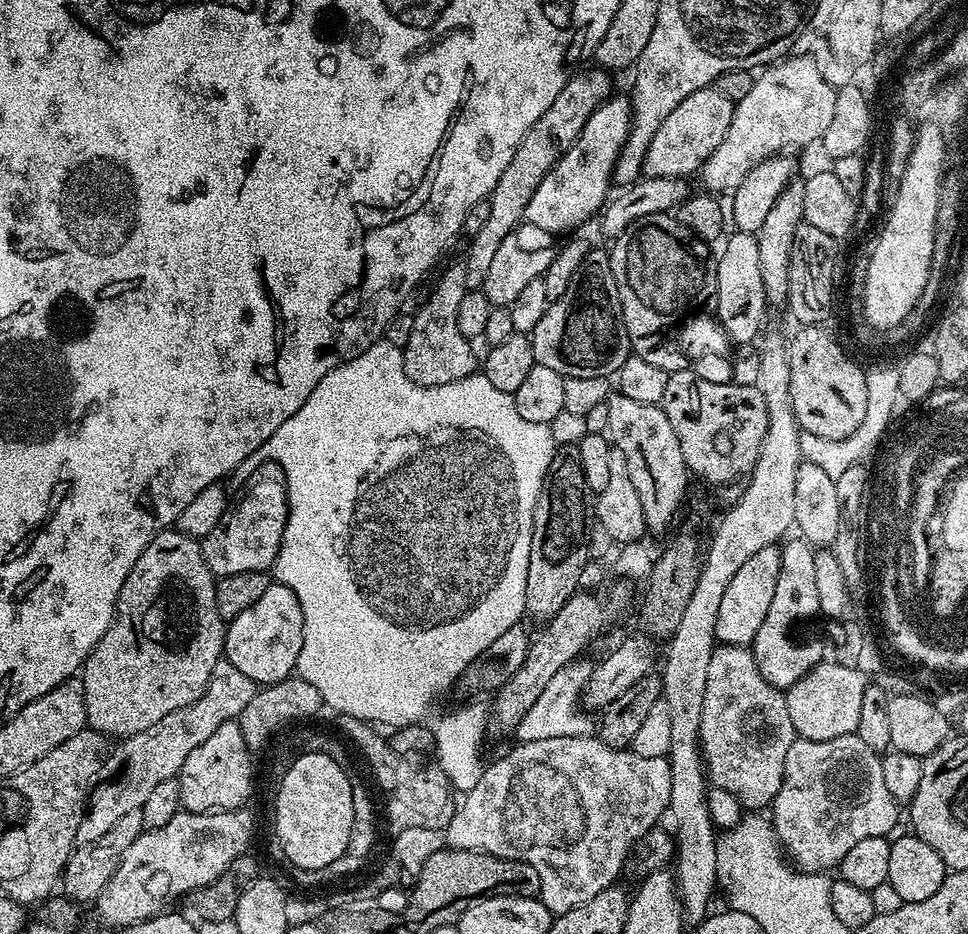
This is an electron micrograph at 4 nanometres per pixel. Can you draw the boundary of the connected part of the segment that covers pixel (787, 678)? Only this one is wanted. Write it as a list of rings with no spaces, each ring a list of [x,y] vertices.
[[[803,538],[795,539],[789,539],[783,545],[778,586],[774,589],[773,600],[770,601],[770,610],[766,610],[766,622],[762,622],[750,645],[752,656],[758,662],[758,670],[762,670],[762,678],[781,690],[798,682],[798,678],[802,678],[813,666],[825,659],[822,645],[795,644],[788,637],[799,620],[808,620],[820,611],[817,583],[814,582],[813,545]]]

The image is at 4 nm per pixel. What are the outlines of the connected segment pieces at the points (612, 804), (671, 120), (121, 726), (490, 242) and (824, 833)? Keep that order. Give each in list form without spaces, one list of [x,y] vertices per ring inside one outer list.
[[[595,735],[567,736],[566,738],[544,738],[542,740],[525,739],[525,744],[516,744],[505,756],[500,756],[492,765],[485,767],[480,773],[478,782],[459,801],[454,818],[446,829],[446,844],[449,848],[461,848],[471,852],[485,852],[491,856],[501,856],[507,860],[526,862],[538,870],[540,879],[541,902],[554,914],[574,910],[574,906],[582,906],[582,902],[590,902],[594,894],[602,894],[602,890],[613,887],[632,852],[632,847],[639,845],[649,832],[657,827],[660,815],[669,811],[670,802],[670,766],[665,757],[642,758],[642,754],[634,754],[627,748],[611,748],[606,746]]]
[[[715,86],[694,90],[687,98],[678,102],[678,107],[666,117],[666,122],[658,126],[658,134],[650,142],[644,159],[645,177],[654,178],[688,178],[688,175],[699,173],[706,158],[718,150],[722,137],[730,127],[730,118],[734,107],[733,100],[720,93]]]
[[[179,530],[160,532],[154,538],[154,542],[150,542],[150,546],[146,546],[146,550],[142,550],[142,554],[138,558],[138,562],[134,562],[130,574],[126,574],[126,582],[122,582],[122,586],[119,588],[120,597],[116,599],[116,614],[112,618],[112,624],[106,630],[106,634],[102,634],[102,638],[94,646],[92,653],[84,659],[82,679],[86,694],[87,727],[92,728],[95,732],[101,732],[103,736],[109,738],[117,738],[116,736],[127,738],[134,734],[142,734],[142,730],[150,730],[150,726],[154,726],[154,722],[162,722],[162,718],[166,718],[166,714],[170,714],[174,710],[182,710],[182,706],[190,706],[194,702],[198,702],[198,698],[202,698],[202,694],[210,682],[210,674],[214,670],[214,666],[224,655],[226,622],[218,614],[216,581],[217,577],[212,575],[203,560],[201,541],[197,537],[188,536]]]
[[[604,70],[595,71],[577,71],[568,79],[566,86],[562,86],[558,96],[554,98],[550,110],[546,110],[546,114],[542,114],[542,118],[538,118],[538,122],[534,122],[530,130],[526,130],[526,138],[522,138],[518,150],[514,150],[510,166],[502,170],[498,186],[494,186],[491,196],[488,197],[490,202],[488,221],[482,225],[482,230],[478,230],[478,234],[470,237],[469,244],[472,245],[468,248],[468,257],[463,257],[462,260],[466,266],[466,289],[483,289],[494,253],[498,251],[498,246],[502,246],[502,238],[506,238],[506,234],[514,231],[524,219],[524,211],[530,206],[539,183],[574,145],[590,114],[613,95],[612,80],[608,77],[611,75]]]
[[[855,734],[843,736],[842,738],[830,738],[826,742],[814,742],[813,740],[796,739],[790,746],[789,752],[786,753],[786,766],[784,767],[784,781],[778,790],[778,794],[772,799],[770,805],[770,819],[776,828],[776,834],[780,839],[780,847],[786,853],[787,859],[791,861],[797,869],[803,872],[827,873],[832,868],[835,869],[846,858],[848,853],[857,842],[862,842],[862,838],[878,838],[879,836],[888,836],[891,828],[896,824],[896,811],[898,805],[896,799],[890,794],[890,789],[886,787],[886,781],[882,774],[882,756],[881,753],[870,750],[862,738]]]

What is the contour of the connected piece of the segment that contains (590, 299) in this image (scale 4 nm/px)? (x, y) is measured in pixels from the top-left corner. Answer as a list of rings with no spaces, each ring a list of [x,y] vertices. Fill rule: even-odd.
[[[589,247],[582,266],[578,266],[578,274],[566,286],[566,294],[549,303],[530,339],[536,363],[558,370],[565,378],[608,378],[620,371],[622,362],[633,355],[633,350],[605,249]]]

